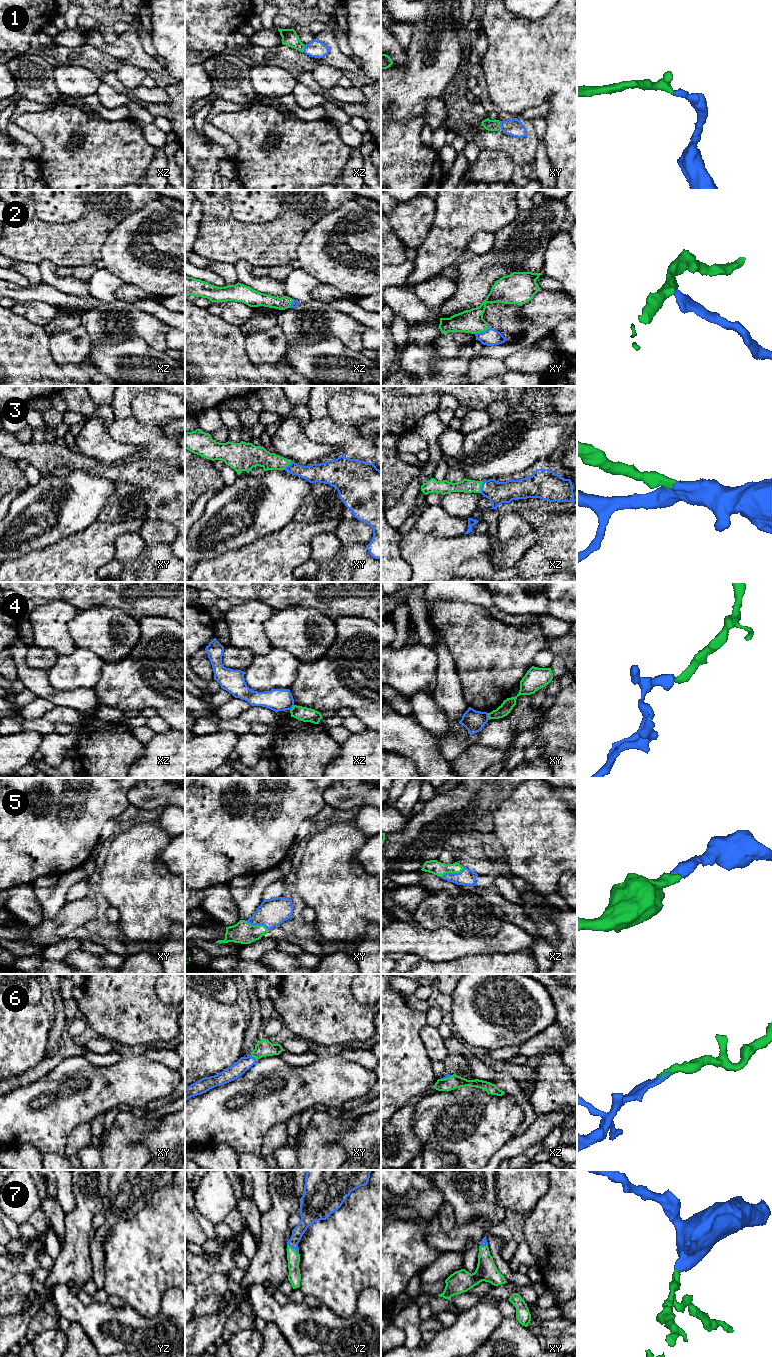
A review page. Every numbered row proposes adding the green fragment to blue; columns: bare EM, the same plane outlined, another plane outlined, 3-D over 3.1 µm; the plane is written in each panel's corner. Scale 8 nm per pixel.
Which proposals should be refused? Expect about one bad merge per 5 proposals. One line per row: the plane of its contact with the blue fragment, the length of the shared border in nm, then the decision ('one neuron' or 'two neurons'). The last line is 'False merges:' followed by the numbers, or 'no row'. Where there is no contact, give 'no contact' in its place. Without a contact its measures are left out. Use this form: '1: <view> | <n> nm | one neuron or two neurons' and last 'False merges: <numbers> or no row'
1: xy | 80 nm | one neuron
2: xy | 140 nm | one neuron
3: xz | 100 nm | one neuron
4: xy | 60 nm | two neurons
5: xz | 200 nm | one neuron
6: xy | 70 nm | one neuron
7: yz | 130 nm | one neuron
False merges: 4

